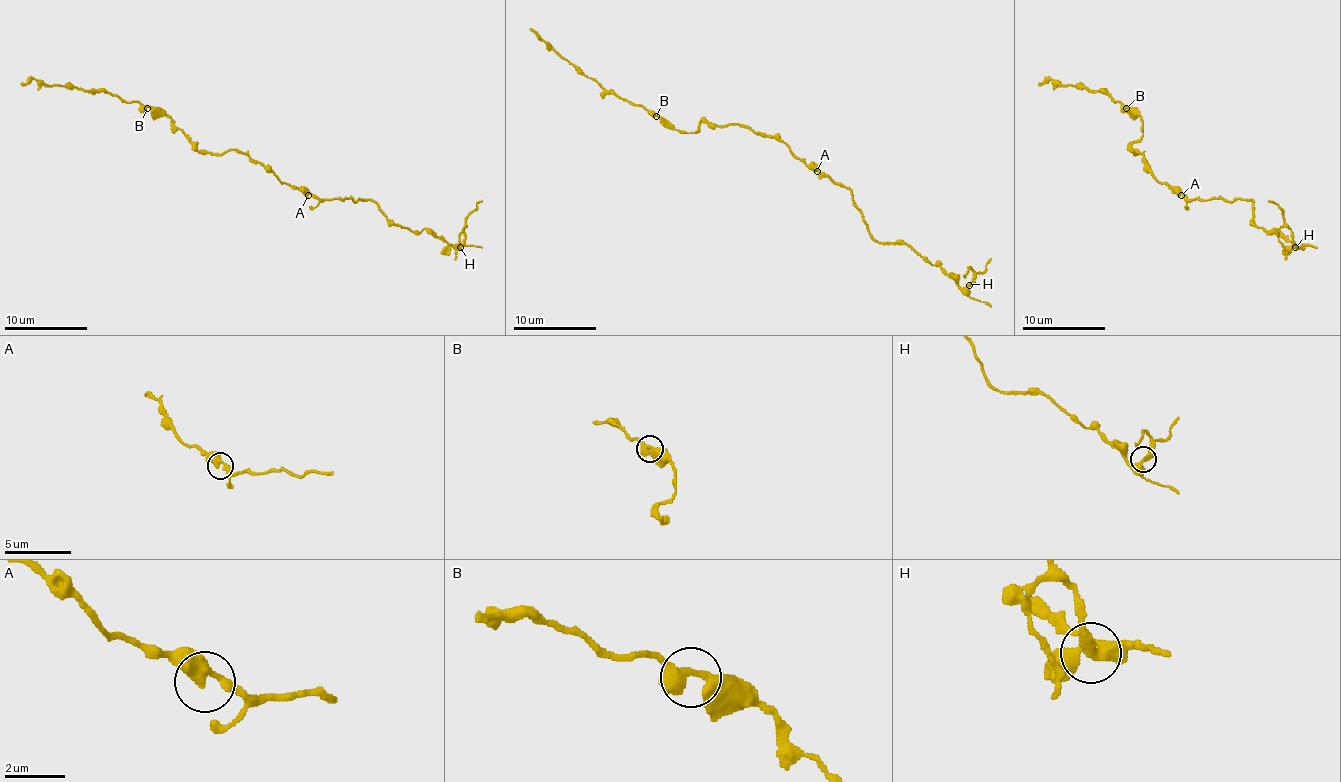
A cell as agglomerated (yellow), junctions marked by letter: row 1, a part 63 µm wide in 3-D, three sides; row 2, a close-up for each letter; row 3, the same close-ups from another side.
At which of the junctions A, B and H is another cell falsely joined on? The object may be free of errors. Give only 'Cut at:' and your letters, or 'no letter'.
Cut at: H

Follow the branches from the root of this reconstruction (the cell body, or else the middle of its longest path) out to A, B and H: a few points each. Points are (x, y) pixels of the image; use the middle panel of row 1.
A: (786, 144), (796, 156), (817, 171)
B: (786, 144), (781, 139), (763, 137), (742, 125), (708, 125), (704, 121), (696, 131), (679, 133), (656, 116)
H: (786, 144), (806, 164), (813, 164), (850, 191), (867, 231), (875, 239), (909, 244), (961, 287), (969, 285)

